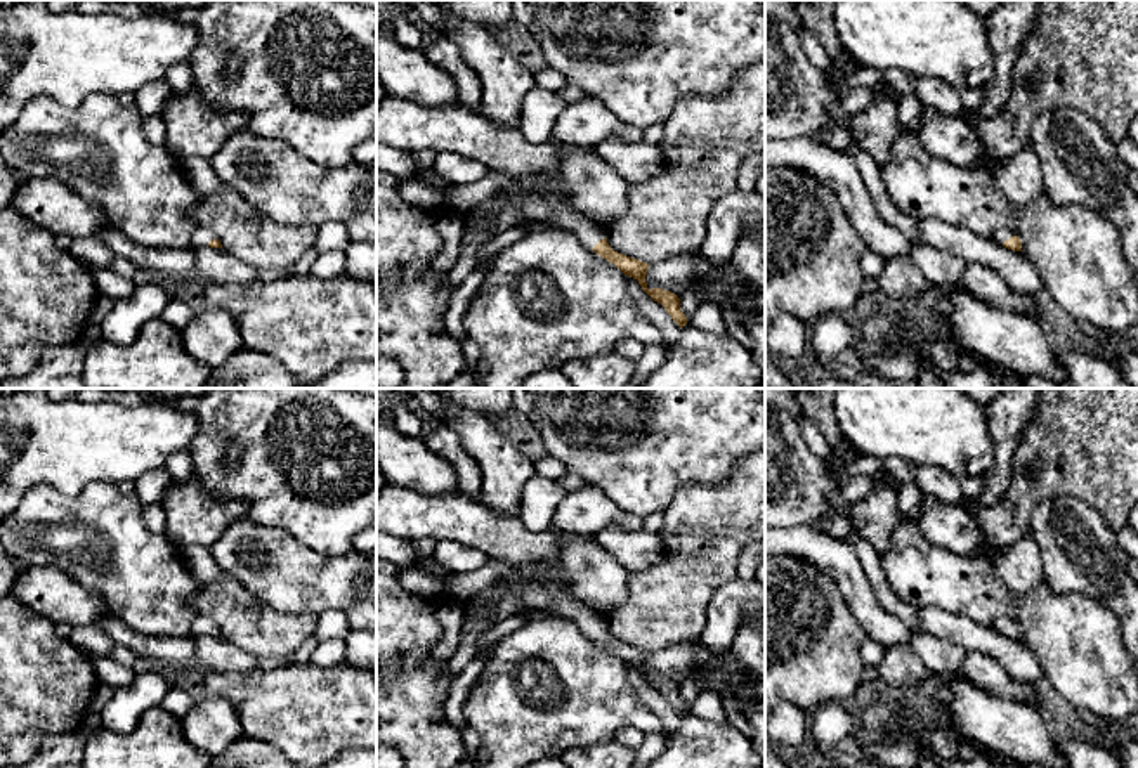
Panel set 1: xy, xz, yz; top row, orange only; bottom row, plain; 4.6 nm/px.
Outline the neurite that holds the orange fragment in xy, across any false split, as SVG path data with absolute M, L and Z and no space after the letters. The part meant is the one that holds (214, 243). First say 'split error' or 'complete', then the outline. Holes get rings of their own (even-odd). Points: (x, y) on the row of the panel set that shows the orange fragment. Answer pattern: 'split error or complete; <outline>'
split error; M196 227L191 236L191 250L198 248L222 248L222 244L212 229Z

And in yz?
split error; M1006 229L996 231L992 241L1008 250L1022 251L1022 241L1015 231L1006 231Z

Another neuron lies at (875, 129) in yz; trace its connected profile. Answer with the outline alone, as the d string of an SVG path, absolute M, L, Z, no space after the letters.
M880 94L850 121L852 139L880 166L888 159L890 147L902 130L897 101L886 94Z

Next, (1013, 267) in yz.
M935 218L918 220L921 243L959 257L966 265L982 264L996 270L1011 291L1034 296L1044 284L1022 251L999 246L968 229Z

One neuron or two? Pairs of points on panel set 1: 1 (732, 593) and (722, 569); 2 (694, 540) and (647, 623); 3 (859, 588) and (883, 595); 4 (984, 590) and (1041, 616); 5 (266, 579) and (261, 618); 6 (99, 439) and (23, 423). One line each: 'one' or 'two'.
1: two
2: one
3: two
4: two
5: two
6: one

